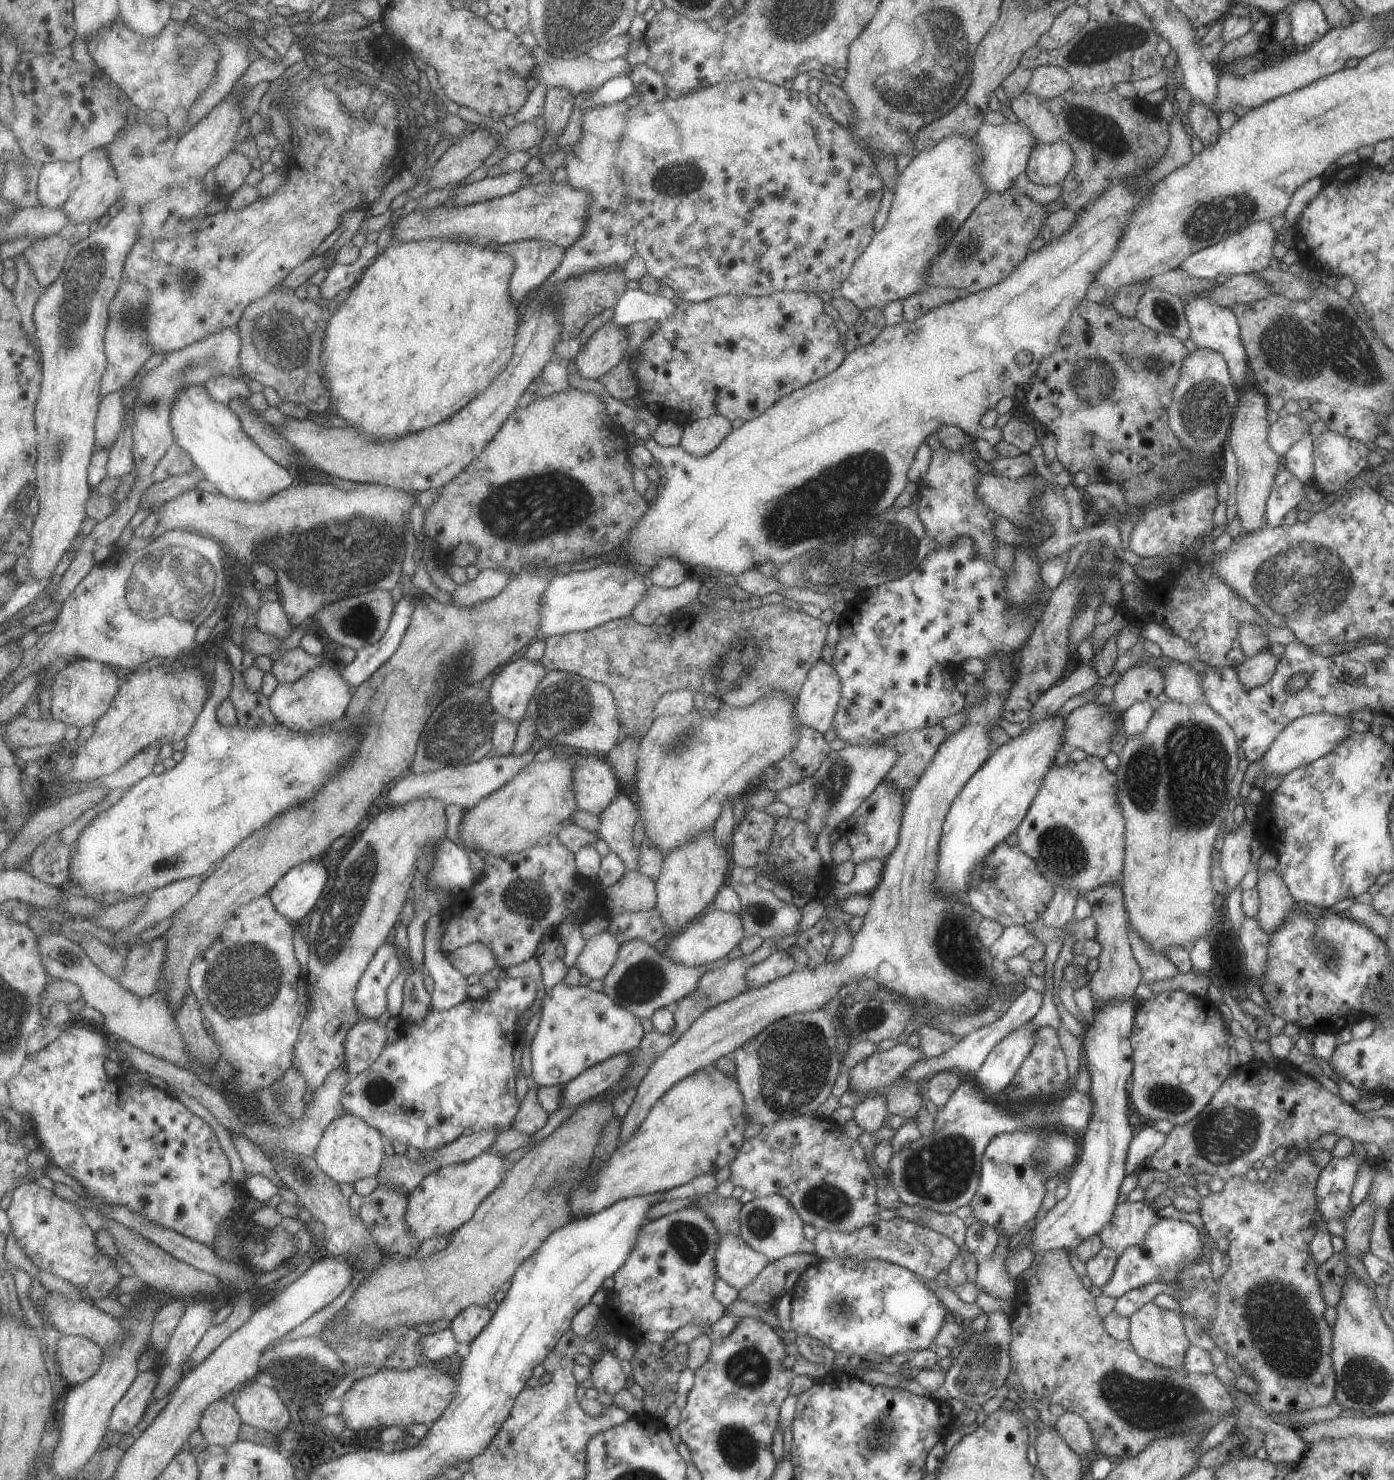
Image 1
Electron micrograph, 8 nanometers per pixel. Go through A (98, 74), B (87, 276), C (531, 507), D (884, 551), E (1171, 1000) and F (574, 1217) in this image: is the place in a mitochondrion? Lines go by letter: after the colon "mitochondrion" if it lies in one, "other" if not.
A: other
B: mitochondrion
C: mitochondrion
D: mitochondrion
E: other
F: other

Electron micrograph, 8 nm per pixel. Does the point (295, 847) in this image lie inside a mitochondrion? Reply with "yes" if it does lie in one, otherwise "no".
no

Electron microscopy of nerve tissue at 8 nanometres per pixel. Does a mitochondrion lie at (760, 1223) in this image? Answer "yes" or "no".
yes

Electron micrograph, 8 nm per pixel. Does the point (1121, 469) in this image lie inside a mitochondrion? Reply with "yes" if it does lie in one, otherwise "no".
no

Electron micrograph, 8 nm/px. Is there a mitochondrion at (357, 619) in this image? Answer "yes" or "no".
yes

